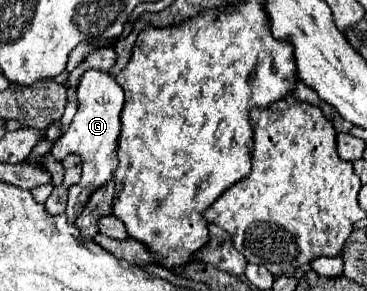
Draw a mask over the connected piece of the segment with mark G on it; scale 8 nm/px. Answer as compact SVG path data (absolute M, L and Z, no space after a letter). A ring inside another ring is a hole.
M87 70L77 86L77 100L79 100L79 110L69 126L69 130L59 138L59 142L53 148L55 158L67 158L69 154L77 154L83 162L83 176L81 182L71 186L69 190L69 202L67 202L67 220L73 224L79 212L83 210L83 204L87 202L87 196L103 182L109 182L115 166L117 166L117 138L119 138L119 128L121 128L121 108L123 108L123 90L111 78L107 72L99 70Z

